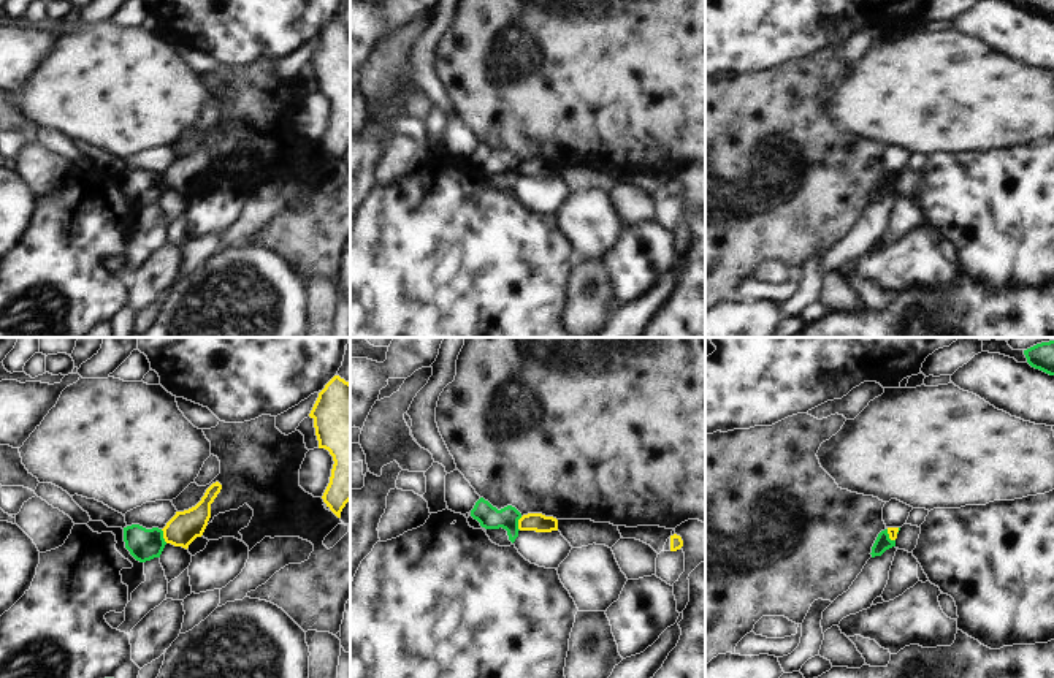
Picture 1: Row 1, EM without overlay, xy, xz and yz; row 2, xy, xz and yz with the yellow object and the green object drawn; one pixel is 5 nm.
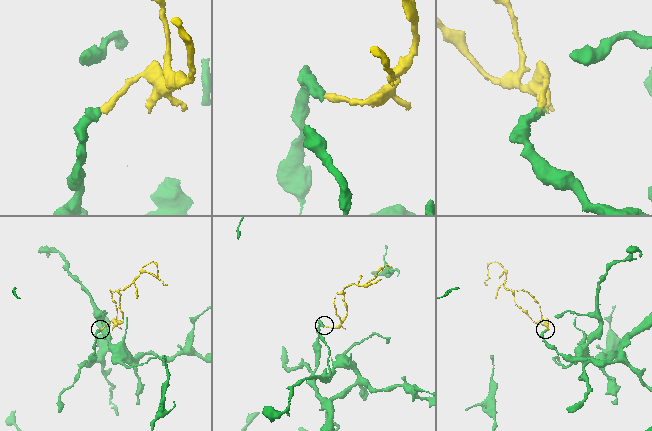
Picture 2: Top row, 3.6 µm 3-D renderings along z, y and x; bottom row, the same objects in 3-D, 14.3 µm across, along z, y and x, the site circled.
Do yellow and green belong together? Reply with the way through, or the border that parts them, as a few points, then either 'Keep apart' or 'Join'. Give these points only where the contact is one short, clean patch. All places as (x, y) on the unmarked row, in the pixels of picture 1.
Boundary: xy (160, 175), (167, 187). Keep apart

